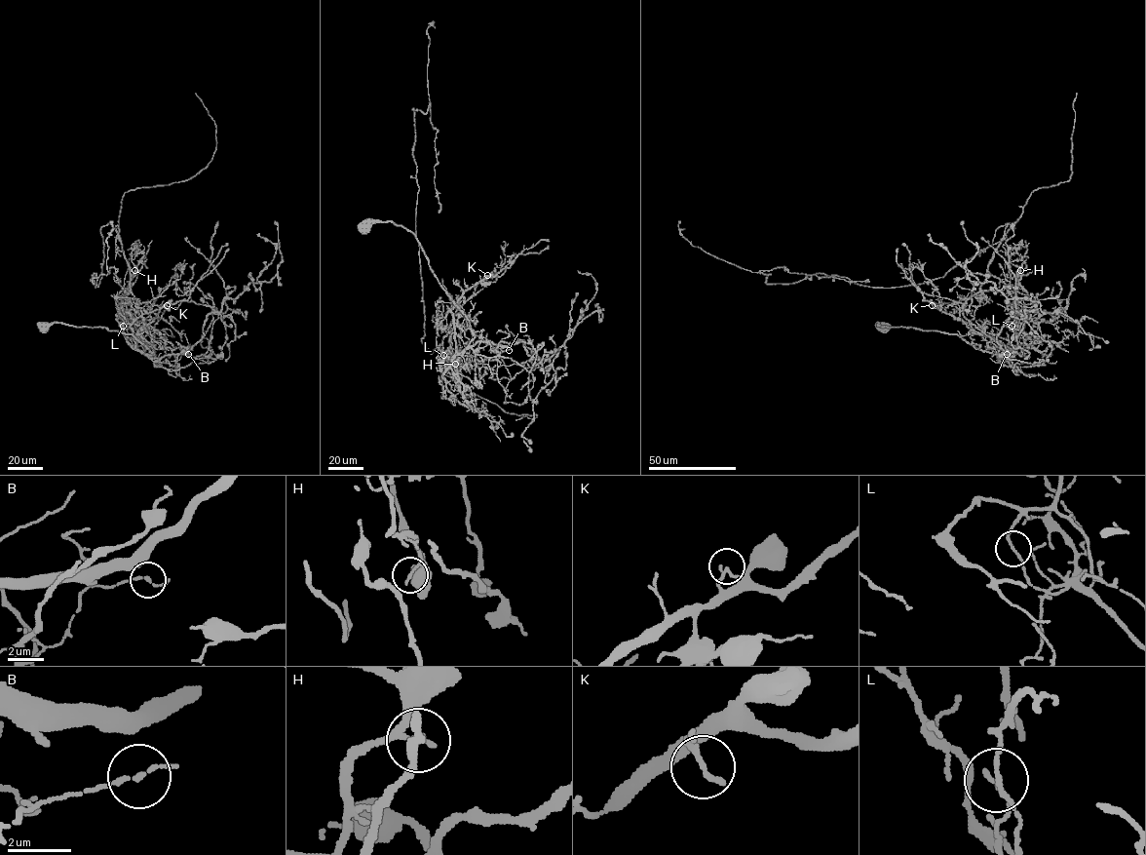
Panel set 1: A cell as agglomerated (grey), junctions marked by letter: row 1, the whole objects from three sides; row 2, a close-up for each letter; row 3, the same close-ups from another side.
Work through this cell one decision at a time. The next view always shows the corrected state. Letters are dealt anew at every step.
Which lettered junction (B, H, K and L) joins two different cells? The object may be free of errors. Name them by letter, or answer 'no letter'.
L

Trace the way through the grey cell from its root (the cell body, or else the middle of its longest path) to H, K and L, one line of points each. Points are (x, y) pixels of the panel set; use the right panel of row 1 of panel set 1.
H: (882, 327), (878, 323), (957, 333), (978, 350), (1005, 354), (1022, 343), (1039, 315), (1015, 277), (1020, 270)
K: (882, 327), (878, 323), (957, 333), (977, 349), (995, 354), (1010, 350), (932, 305)
L: (882, 327), (878, 323), (957, 333), (978, 350), (1005, 354), (1026, 337), (1012, 326)

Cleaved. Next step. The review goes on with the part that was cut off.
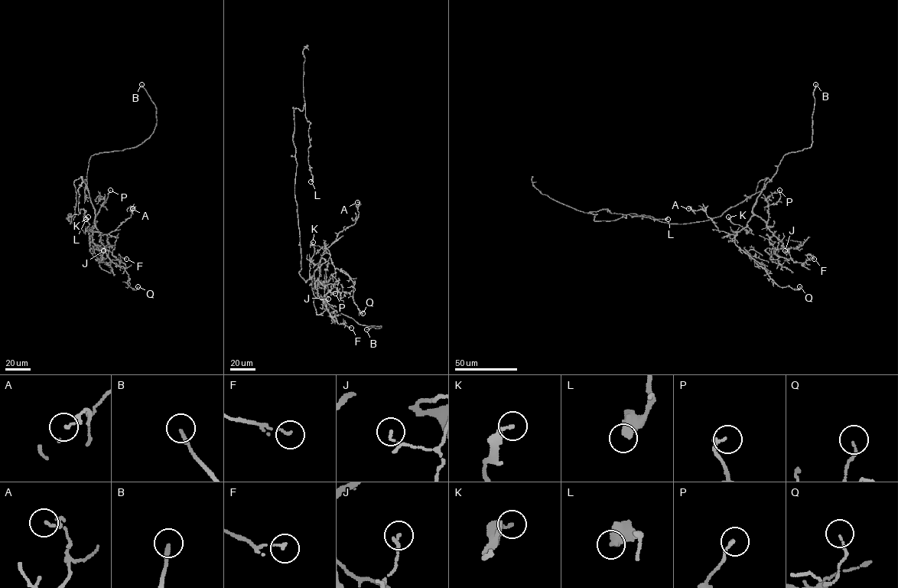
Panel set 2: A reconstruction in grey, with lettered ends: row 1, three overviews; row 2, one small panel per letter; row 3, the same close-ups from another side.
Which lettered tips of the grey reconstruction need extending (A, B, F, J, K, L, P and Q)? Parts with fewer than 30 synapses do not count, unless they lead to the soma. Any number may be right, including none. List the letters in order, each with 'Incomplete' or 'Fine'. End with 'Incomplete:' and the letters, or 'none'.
A: Fine
B: Incomplete
F: Fine
J: Fine
K: Fine
L: Fine
P: Fine
Q: Fine
Incomplete: B

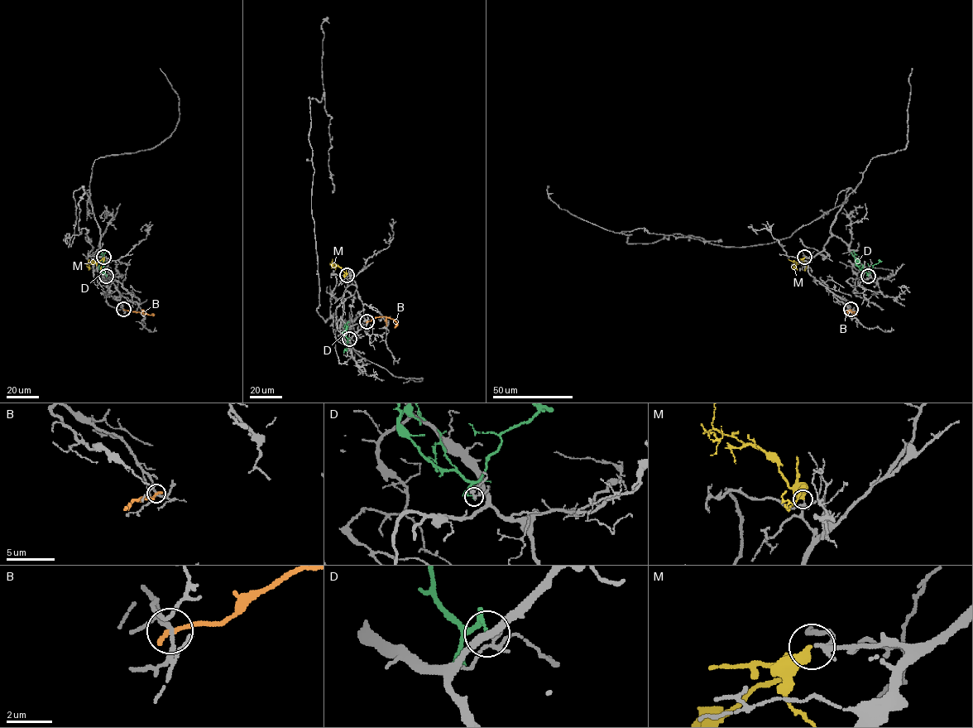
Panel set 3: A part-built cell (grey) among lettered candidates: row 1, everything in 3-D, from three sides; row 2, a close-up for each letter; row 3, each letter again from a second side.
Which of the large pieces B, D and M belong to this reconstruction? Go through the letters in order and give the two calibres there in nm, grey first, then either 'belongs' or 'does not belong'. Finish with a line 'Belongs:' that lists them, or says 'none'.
B: 160/240 nm | does not belong
D: 120/140 nm | does not belong
M: 170/440 nm | belongs
Belongs: M

